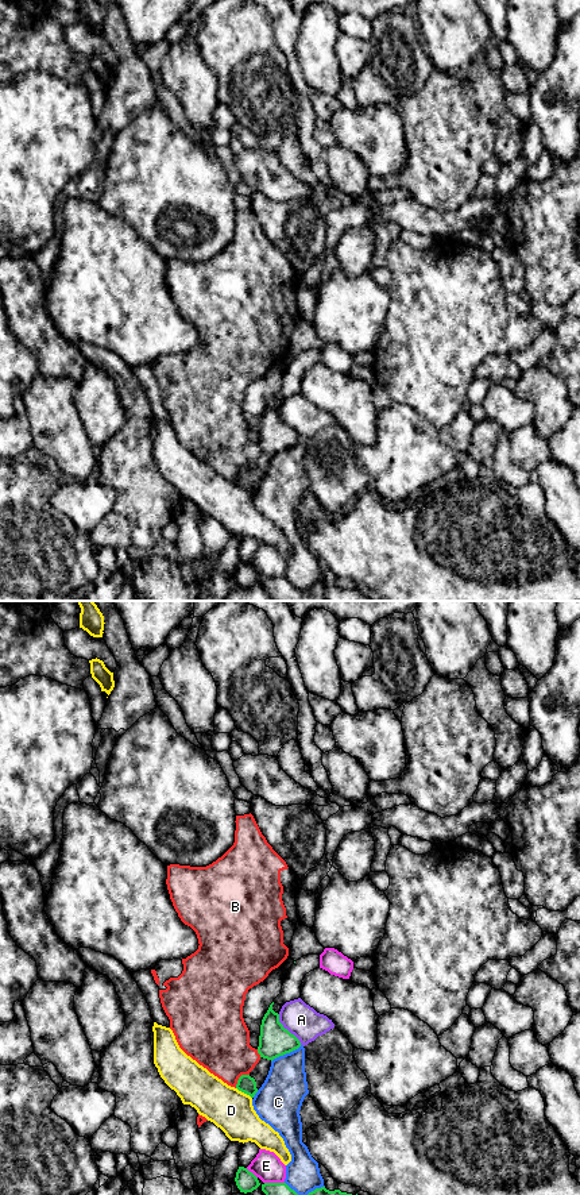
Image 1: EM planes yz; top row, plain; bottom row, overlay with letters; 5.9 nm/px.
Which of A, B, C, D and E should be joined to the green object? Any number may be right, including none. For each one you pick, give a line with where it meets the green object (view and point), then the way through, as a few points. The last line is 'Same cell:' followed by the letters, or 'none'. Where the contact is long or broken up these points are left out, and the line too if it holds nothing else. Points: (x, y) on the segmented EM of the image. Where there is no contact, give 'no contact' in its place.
Same cell: none

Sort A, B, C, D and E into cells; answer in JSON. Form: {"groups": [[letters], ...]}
{"groups": [["A"], ["B"], ["C"], ["D"], ["E"]]}

